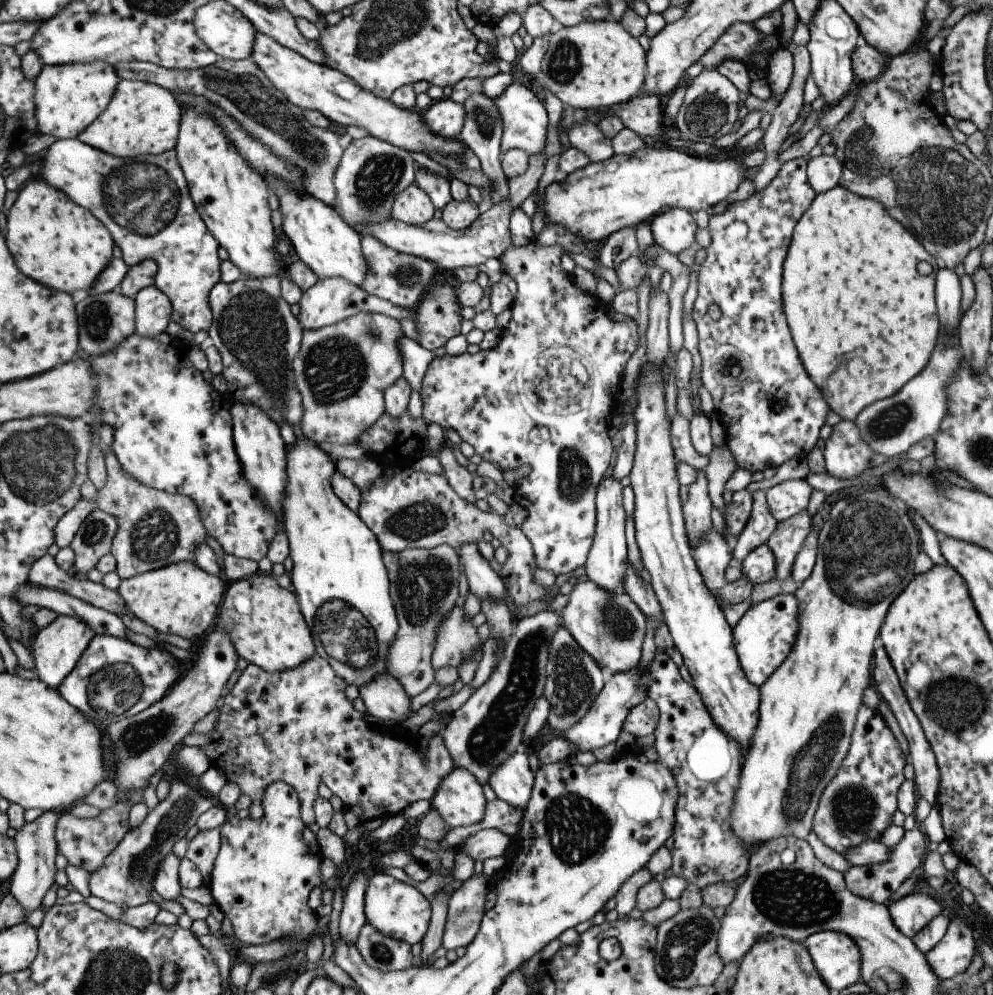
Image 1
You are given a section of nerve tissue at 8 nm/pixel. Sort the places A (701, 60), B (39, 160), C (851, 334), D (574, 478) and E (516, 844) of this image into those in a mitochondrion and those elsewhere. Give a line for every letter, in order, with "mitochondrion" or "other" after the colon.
A: other
B: other
C: other
D: mitochondrion
E: other

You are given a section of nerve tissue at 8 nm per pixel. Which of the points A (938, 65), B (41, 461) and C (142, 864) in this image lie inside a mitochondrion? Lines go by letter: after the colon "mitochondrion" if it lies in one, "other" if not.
A: other
B: mitochondrion
C: mitochondrion

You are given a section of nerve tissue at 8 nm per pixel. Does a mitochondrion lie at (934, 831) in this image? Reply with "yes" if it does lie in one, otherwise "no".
no

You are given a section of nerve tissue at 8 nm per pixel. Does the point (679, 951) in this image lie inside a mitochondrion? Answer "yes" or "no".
yes

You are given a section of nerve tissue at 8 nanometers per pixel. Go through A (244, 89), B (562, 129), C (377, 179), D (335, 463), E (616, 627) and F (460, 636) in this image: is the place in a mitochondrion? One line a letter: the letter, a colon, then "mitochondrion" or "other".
A: mitochondrion
B: other
C: mitochondrion
D: other
E: mitochondrion
F: mitochondrion

